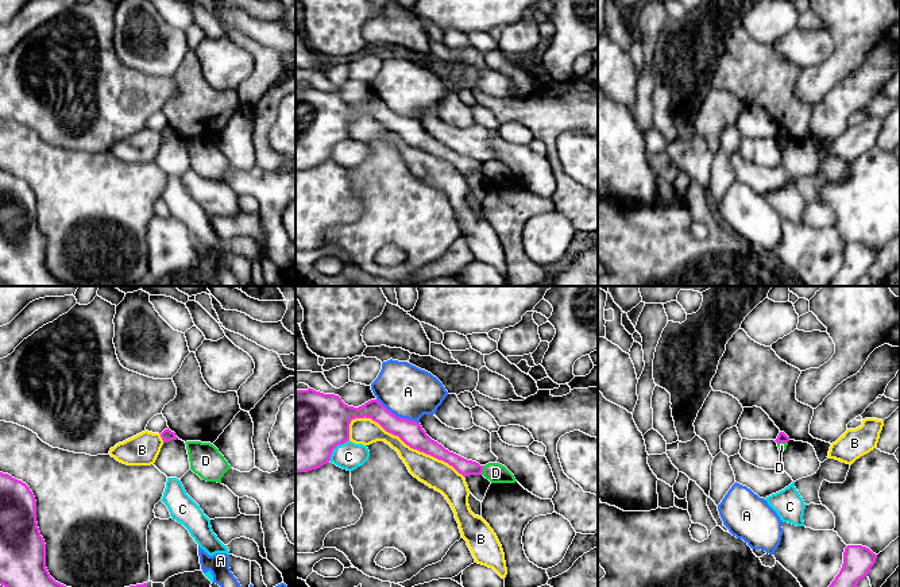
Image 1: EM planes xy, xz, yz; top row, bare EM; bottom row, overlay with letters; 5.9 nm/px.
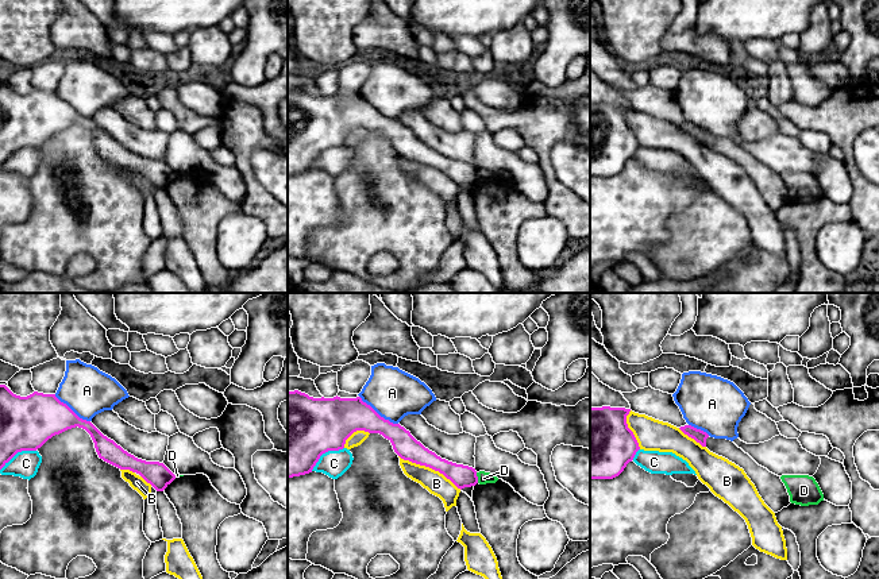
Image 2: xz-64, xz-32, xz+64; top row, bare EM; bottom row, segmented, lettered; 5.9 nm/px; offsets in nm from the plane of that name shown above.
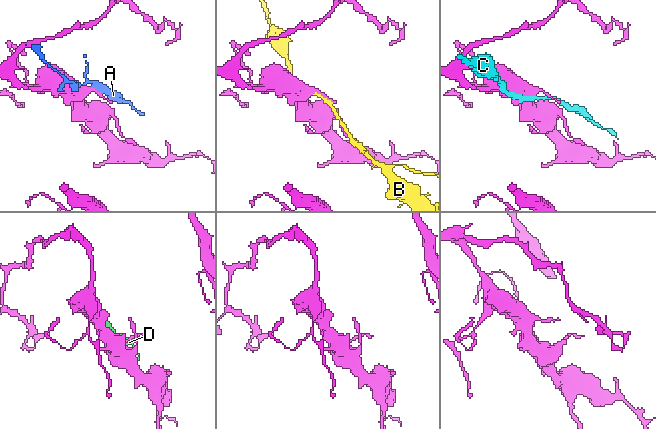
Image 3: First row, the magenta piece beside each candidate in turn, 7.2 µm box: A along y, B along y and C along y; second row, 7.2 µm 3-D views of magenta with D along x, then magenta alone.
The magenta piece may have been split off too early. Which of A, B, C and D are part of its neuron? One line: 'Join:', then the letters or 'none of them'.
Join: none of them

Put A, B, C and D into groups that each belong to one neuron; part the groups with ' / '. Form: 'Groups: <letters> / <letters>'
Groups: A / B / C / D

